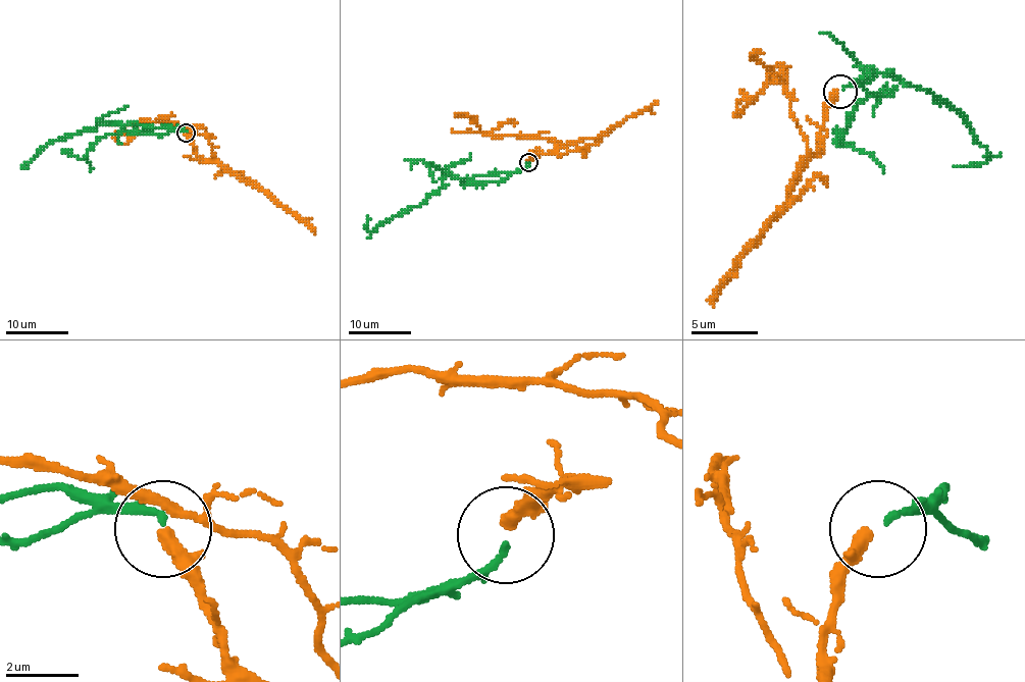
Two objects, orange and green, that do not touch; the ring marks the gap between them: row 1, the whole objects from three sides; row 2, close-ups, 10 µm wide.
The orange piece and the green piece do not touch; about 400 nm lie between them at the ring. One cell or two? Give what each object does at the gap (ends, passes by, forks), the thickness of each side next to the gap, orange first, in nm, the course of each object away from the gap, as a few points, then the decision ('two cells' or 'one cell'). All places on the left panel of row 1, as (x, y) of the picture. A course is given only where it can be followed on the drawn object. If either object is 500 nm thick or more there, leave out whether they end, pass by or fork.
orange ends there; green ends there; 380 nm thick on the orange side, 190 nm on the other; orange runs (186, 134), (200, 157), (217, 160), (203, 135), (161, 121), (139, 121), (126, 143), (112, 137); green runs (186, 132), (169, 125), (146, 127), (105, 122), (50, 141), (26, 167); one cell

